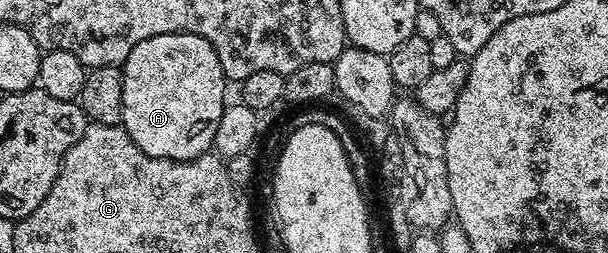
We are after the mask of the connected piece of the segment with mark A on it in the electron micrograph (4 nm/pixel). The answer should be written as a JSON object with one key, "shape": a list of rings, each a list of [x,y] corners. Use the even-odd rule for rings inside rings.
{"shape":[[[185,31],[155,35],[134,45],[122,70],[120,123],[142,153],[185,163],[213,150],[214,133],[226,106],[226,80],[210,41]]]}

